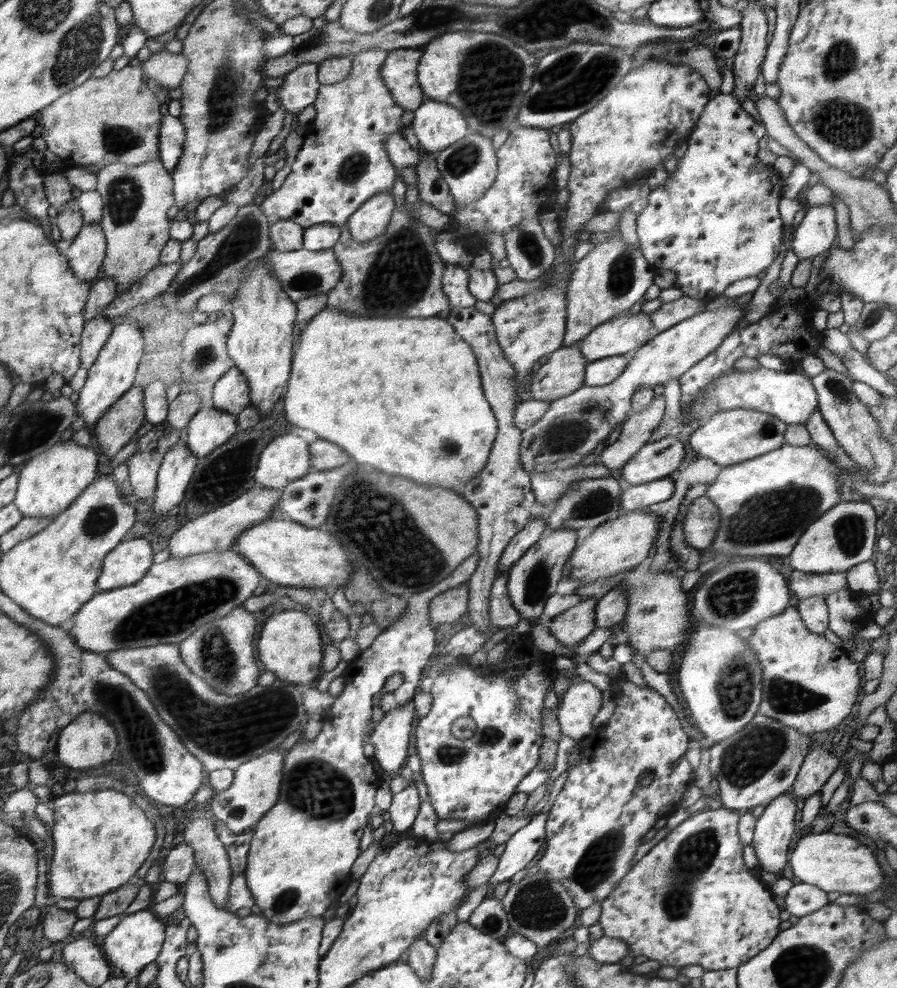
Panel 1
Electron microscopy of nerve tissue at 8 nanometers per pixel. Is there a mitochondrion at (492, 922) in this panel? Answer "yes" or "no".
yes

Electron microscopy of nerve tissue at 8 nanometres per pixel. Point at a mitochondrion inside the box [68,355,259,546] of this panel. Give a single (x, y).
(101, 519)

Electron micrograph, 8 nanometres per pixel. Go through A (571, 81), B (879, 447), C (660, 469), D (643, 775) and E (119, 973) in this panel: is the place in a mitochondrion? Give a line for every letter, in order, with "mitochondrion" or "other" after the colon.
A: mitochondrion
B: mitochondrion
C: other
D: other
E: other

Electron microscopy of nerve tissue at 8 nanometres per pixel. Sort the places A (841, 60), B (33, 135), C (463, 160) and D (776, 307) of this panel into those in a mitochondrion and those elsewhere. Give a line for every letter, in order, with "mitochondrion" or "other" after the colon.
A: mitochondrion
B: other
C: mitochondrion
D: other

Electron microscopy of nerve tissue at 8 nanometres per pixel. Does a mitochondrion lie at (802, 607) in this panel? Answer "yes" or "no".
no

